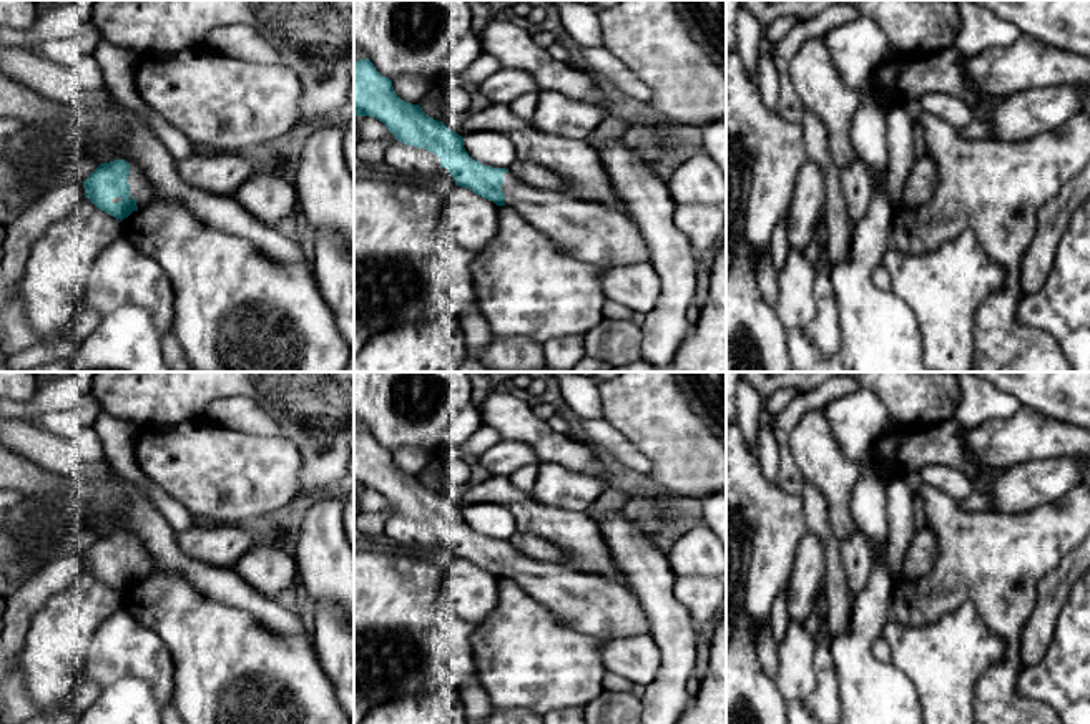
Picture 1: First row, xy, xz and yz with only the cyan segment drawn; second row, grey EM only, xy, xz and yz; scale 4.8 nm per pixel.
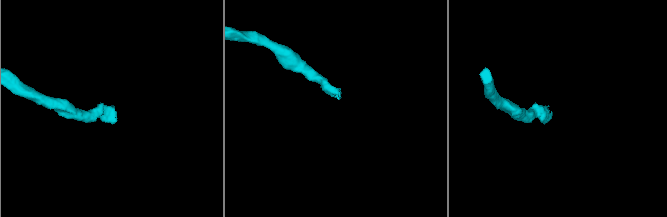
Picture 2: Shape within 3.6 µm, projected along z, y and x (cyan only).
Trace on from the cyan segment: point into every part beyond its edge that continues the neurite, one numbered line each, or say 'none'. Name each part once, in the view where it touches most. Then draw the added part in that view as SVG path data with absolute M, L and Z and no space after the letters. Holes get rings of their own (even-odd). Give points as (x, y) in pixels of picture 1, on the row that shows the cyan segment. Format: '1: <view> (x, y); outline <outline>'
1: xy (140, 188); outline M130 163L130 174L126 181L130 183L128 199L135 198L138 209L141 209L143 206L153 201L155 196L153 186L148 183L143 171L133 163Z

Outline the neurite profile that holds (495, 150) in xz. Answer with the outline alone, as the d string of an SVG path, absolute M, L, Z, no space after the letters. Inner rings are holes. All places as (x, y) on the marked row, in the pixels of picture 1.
M467 133L464 135L464 148L469 156L484 166L508 169L517 159L515 144L502 133Z

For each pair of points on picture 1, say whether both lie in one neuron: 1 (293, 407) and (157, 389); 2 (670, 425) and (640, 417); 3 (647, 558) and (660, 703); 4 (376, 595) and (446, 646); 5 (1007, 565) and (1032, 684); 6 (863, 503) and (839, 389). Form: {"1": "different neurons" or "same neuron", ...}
{"1": "same neuron", "2": "same neuron", "3": "same neuron", "4": "same neuron", "5": "different neurons", "6": "different neurons"}

